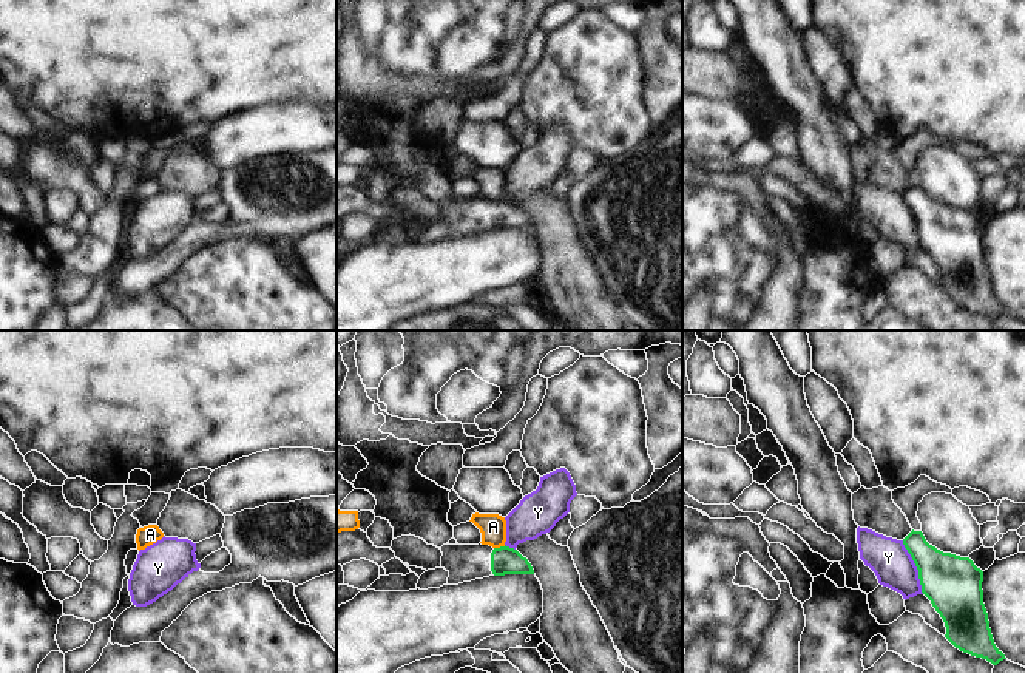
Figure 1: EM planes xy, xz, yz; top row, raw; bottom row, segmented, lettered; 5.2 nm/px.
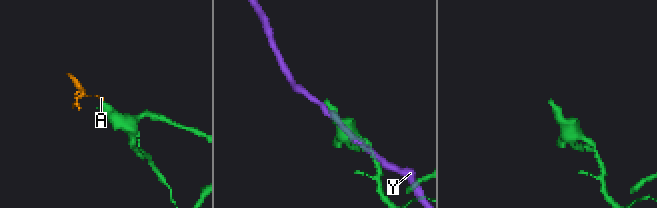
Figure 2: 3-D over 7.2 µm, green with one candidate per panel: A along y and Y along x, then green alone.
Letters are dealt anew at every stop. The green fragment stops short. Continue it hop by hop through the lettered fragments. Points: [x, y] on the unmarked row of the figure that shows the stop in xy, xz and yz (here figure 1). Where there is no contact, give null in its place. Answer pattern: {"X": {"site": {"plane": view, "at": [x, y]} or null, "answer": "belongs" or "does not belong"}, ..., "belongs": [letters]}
{"A": {"site": {"plane": "xz", "at": [500, 201]}, "answer": "does not belong"}, "Y": {"site": {"plane": "yz", "at": [916, 219]}, "answer": "does not belong"}, "belongs": []}

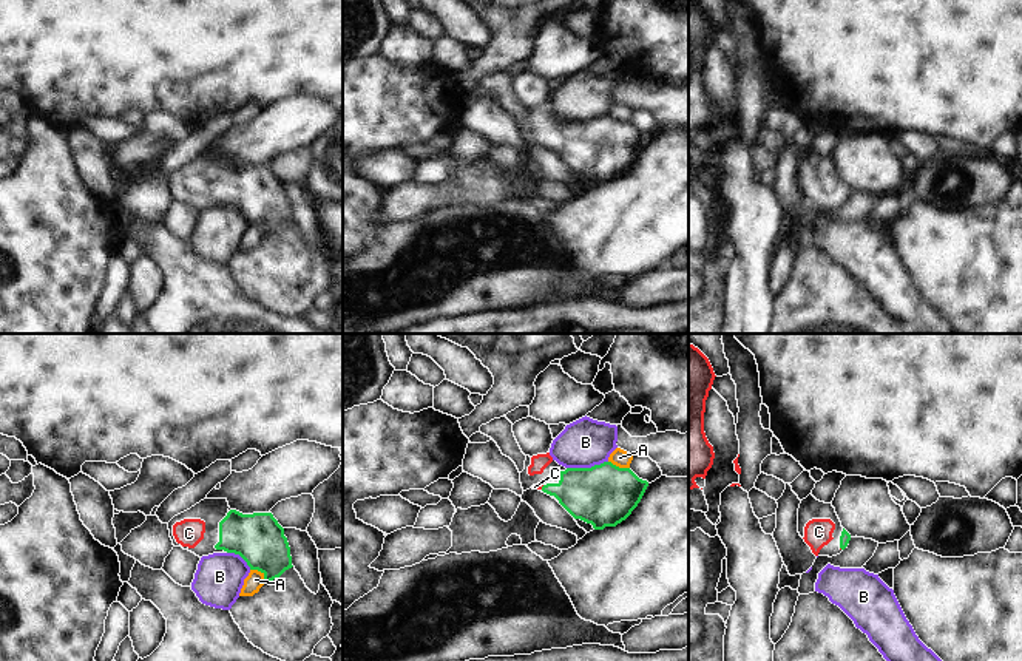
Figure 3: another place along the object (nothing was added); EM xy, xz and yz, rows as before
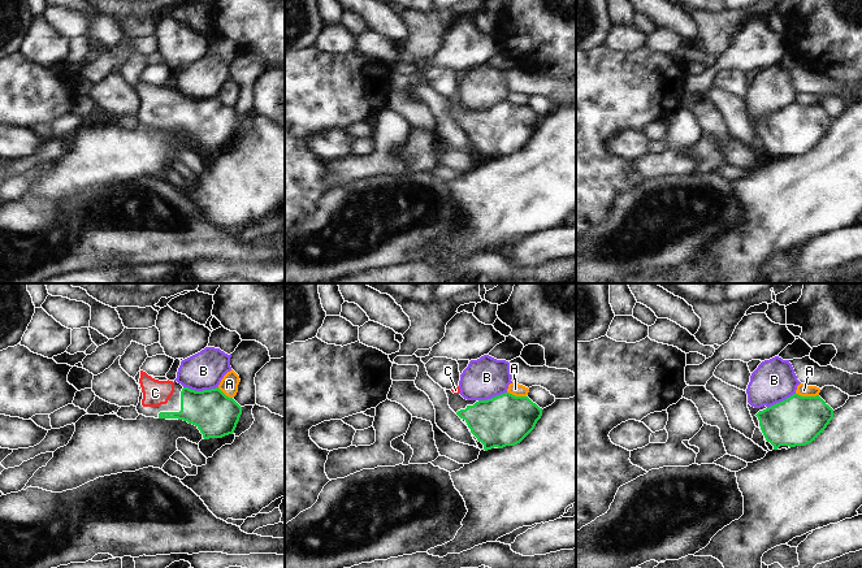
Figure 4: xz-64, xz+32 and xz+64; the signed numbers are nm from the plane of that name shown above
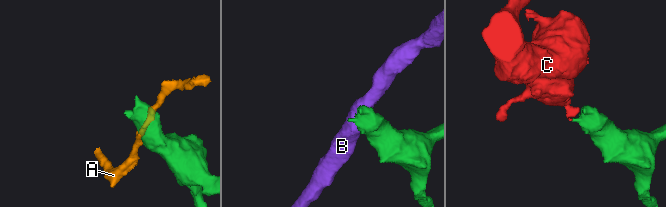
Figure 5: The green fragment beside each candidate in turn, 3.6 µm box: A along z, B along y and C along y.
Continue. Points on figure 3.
{"A": {"site": {"plane": "xy", "at": [260, 224]}, "answer": "does not belong"}, "B": {"site": {"plane": "xz", "at": [587, 122]}, "answer": "does not belong"}, "C": {"site": {"plane": "xz", "at": [542, 141]}, "answer": "belongs"}, "belongs": ["C"]}

